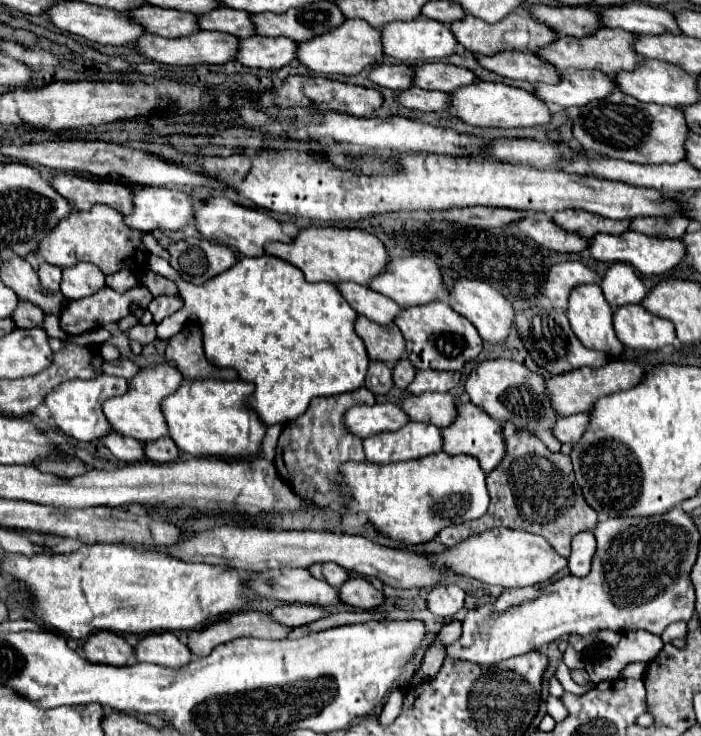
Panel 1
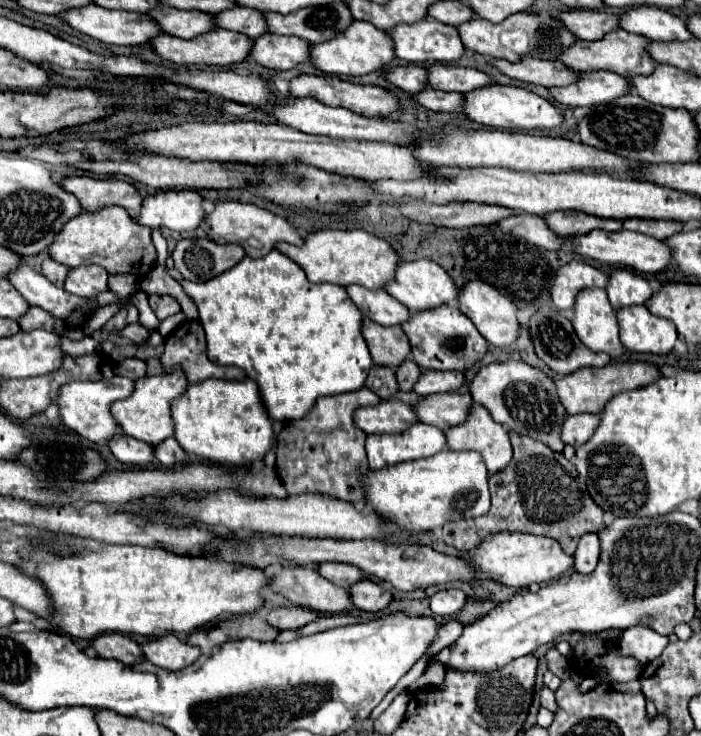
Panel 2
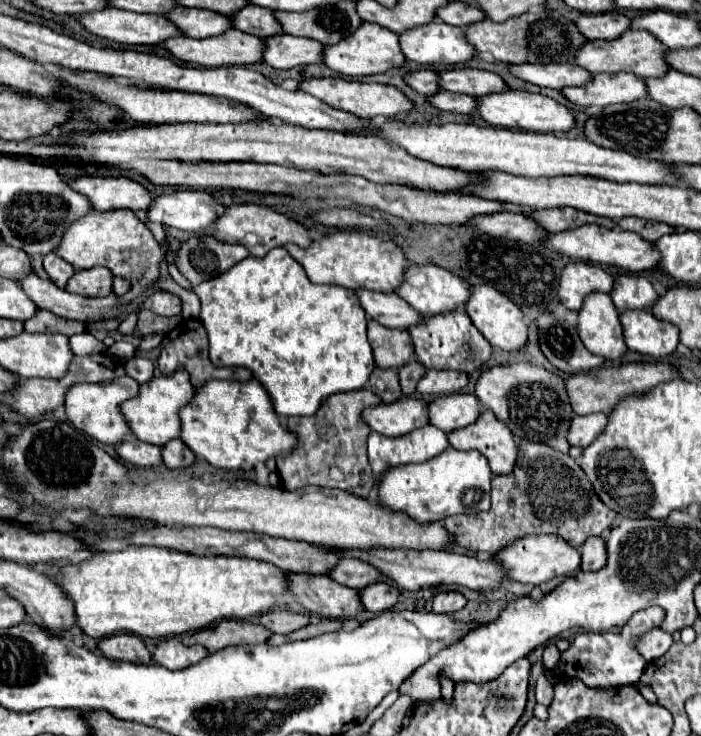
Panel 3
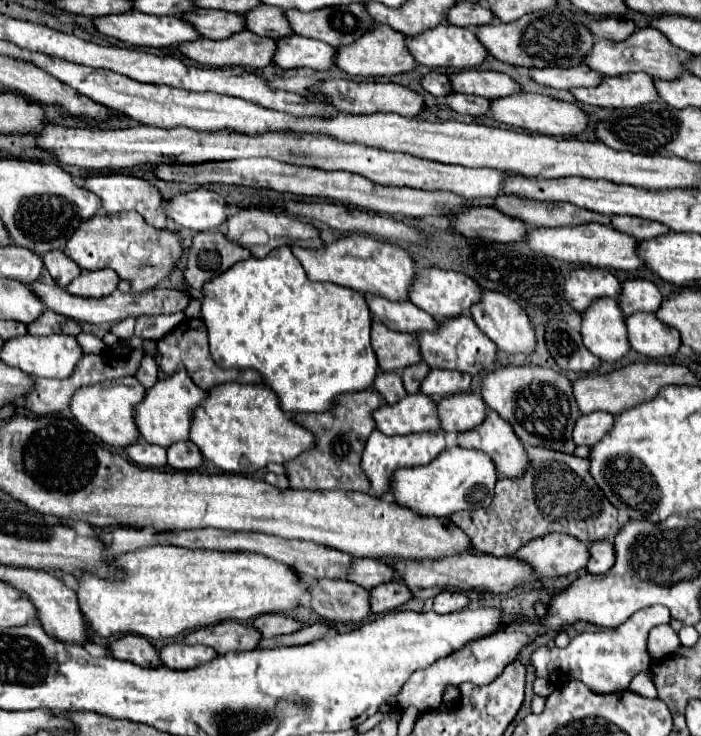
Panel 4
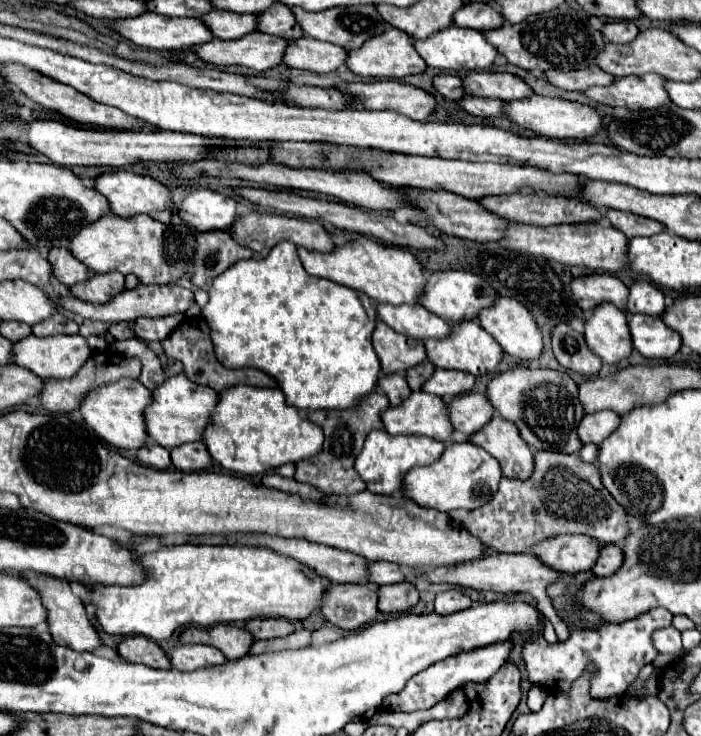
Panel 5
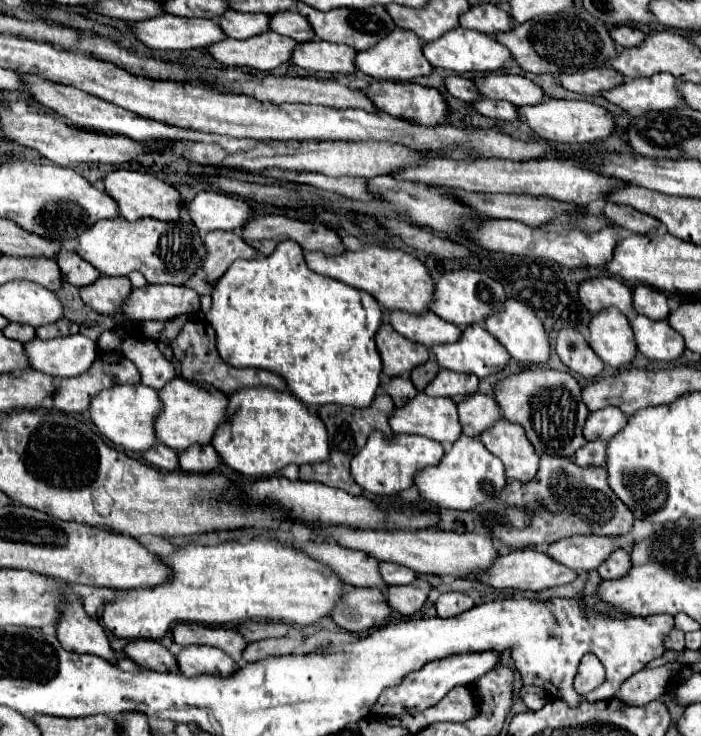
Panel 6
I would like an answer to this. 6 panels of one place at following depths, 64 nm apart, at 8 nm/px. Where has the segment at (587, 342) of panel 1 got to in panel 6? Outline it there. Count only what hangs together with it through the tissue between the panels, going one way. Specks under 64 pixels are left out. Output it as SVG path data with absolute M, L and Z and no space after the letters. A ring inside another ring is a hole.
M616 308L600 310L588 324L590 348L600 356L602 362L618 368L630 364L636 356L634 332L628 318Z

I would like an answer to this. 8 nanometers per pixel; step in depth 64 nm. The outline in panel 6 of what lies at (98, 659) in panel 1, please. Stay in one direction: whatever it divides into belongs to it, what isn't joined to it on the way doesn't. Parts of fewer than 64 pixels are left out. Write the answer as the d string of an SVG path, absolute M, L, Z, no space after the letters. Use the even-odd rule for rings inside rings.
M132 640L124 646L124 654L142 668L156 672L178 672L176 658L156 640Z

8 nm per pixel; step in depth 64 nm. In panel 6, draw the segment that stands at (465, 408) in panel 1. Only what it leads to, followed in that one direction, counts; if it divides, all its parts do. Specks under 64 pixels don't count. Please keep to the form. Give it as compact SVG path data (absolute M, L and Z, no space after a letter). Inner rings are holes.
M508 420L494 422L488 430L480 434L480 442L502 460L506 468L506 478L528 482L536 476L540 456L534 452L532 444L524 436L524 428Z

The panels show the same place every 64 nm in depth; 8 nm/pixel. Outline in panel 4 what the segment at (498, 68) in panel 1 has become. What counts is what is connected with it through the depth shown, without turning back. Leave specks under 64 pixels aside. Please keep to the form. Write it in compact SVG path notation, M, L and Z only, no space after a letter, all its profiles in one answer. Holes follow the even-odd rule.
M580 64L580 66L572 66L572 68L558 68L558 66L548 66L548 68L530 68L528 76L542 84L542 86L550 86L550 88L578 88L578 86L596 86L602 76L592 72L588 66Z

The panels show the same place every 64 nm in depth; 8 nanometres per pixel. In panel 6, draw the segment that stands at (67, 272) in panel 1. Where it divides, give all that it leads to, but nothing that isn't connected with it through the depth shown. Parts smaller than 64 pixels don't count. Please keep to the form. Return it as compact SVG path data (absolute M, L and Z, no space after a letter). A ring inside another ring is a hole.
M100 276L96 282L80 288L80 298L98 314L112 318L112 312L120 308L120 300L124 300L130 290L126 276Z

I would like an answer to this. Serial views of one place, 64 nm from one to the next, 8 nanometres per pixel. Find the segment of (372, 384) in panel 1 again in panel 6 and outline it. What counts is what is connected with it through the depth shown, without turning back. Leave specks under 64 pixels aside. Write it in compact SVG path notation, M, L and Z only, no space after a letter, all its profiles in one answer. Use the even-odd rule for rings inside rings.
M392 378L388 384L384 384L384 390L392 396L394 400L394 406L404 406L414 394L416 394L416 388L412 388L412 382L408 378Z

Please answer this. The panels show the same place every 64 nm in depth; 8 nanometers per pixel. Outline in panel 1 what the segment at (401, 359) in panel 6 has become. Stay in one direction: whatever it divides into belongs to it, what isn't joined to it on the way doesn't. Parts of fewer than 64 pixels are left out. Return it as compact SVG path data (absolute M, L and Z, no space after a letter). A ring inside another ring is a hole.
M364 316L356 318L356 334L362 338L366 352L372 360L386 362L388 366L396 364L404 356L404 336L396 328L396 324L380 326L376 322L370 322Z

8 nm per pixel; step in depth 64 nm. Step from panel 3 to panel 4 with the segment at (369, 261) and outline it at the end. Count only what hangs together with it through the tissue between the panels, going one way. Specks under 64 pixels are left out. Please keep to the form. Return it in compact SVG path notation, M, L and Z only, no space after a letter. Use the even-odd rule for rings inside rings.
M348 234L336 238L332 244L324 244L318 250L306 250L300 246L290 246L292 254L300 260L306 274L314 282L332 282L338 286L346 286L360 294L372 292L376 296L384 296L388 300L406 300L408 284L414 280L414 262L410 254L398 244L378 240L368 234Z

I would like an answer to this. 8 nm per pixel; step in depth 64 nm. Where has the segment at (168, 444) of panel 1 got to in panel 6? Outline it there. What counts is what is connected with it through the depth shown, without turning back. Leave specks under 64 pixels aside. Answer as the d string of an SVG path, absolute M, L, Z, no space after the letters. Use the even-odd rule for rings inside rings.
M210 444L190 446L182 450L178 458L180 458L180 468L184 472L196 472L196 474L212 472L220 464L220 458L216 456L216 450Z

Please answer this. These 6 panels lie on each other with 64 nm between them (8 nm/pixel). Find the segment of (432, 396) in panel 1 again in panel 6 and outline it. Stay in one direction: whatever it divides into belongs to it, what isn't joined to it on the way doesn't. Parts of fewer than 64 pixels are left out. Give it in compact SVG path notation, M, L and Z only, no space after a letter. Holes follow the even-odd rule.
M470 394L458 402L458 420L462 434L478 438L486 428L500 420L500 408L496 408L494 402L494 398L484 394Z

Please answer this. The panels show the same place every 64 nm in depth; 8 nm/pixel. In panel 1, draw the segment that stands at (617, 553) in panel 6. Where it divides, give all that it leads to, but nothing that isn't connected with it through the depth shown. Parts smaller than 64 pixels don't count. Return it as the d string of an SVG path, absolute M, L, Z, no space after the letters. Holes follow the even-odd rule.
M578 532L572 538L572 554L568 556L568 570L574 576L586 576L592 566L592 552L596 550L596 540L592 532Z

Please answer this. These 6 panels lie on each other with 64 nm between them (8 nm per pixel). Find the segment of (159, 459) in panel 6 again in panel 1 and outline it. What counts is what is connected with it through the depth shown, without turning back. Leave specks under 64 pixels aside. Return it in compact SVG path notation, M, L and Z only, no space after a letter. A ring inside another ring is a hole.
M110 430L106 436L102 436L102 442L104 442L104 446L106 446L118 460L122 460L122 462L126 462L126 464L134 464L134 462L146 460L142 442L138 442L138 440L134 440L134 438L128 438L128 436L122 436L122 434L118 434L116 430Z

